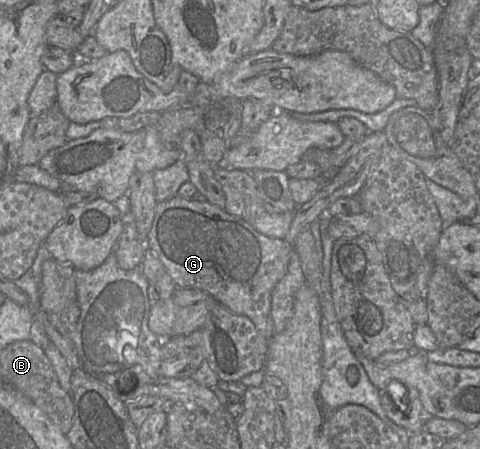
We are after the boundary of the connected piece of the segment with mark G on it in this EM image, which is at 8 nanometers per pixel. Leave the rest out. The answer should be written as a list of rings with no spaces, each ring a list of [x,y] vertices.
[[[179,195],[157,202],[147,248],[160,259],[177,288],[196,288],[211,295],[231,312],[248,317],[266,339],[273,334],[271,296],[277,283],[287,272],[294,250],[284,239],[272,238],[258,232],[249,222],[229,214],[223,208],[205,201],[193,201]]]

